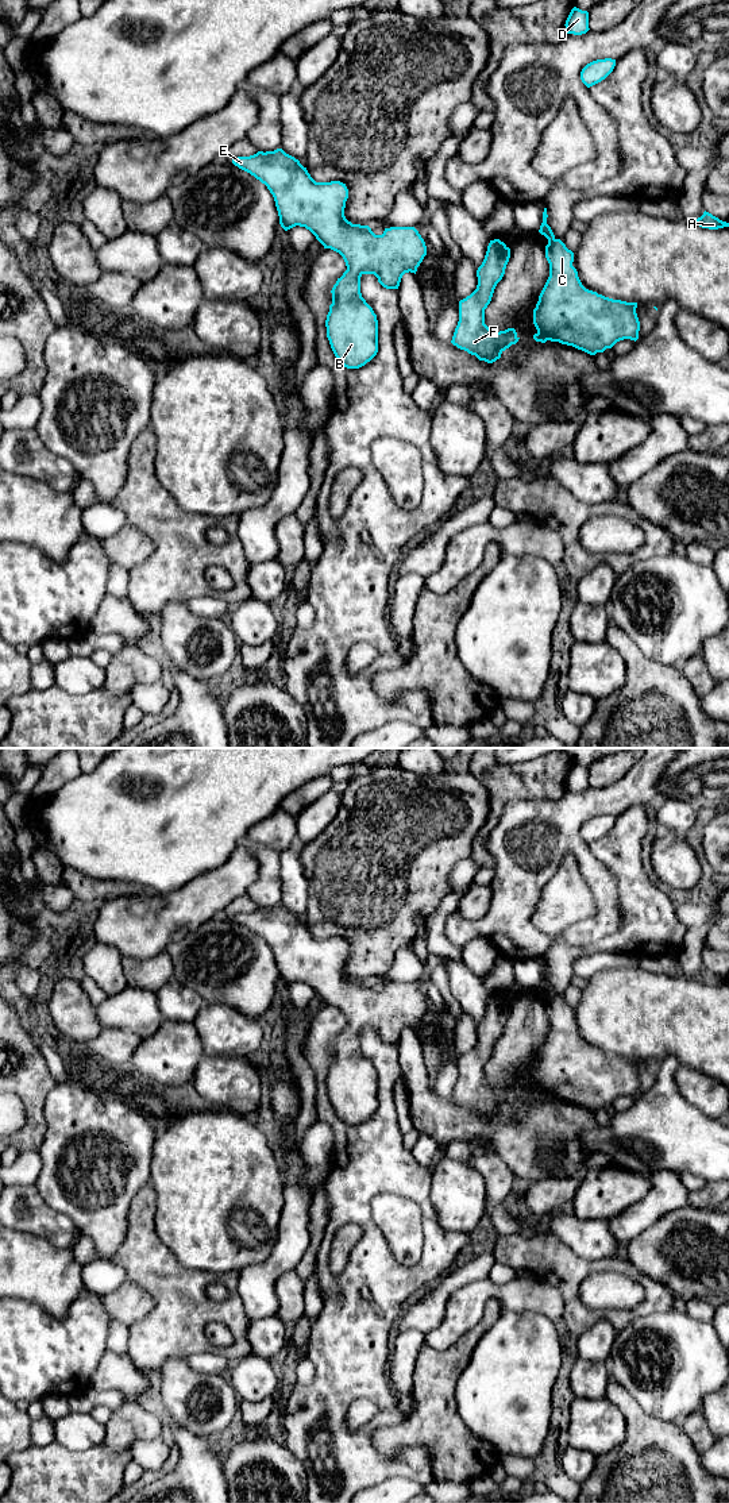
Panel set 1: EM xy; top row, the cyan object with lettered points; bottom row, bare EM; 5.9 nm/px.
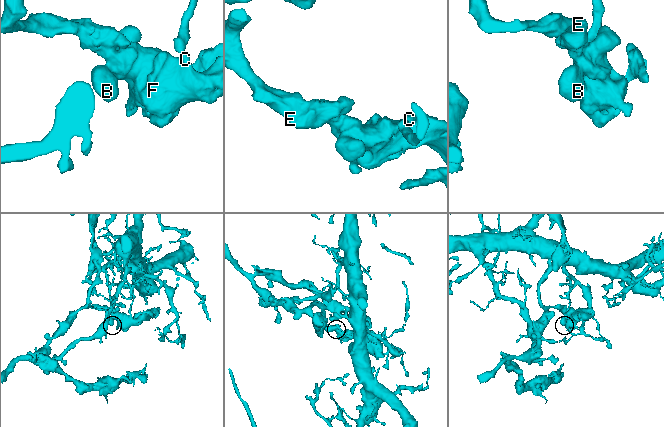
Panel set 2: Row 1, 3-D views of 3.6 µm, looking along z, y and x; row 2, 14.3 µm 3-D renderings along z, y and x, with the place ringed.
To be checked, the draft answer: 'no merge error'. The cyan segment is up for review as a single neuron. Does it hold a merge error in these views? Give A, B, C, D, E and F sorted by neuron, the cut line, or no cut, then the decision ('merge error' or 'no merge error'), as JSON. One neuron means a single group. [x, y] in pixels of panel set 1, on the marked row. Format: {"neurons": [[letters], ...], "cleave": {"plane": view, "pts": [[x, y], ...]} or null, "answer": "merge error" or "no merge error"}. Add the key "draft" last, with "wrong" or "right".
{"neurons": [["A", "B", "C", "E", "F"], ["D"]], "cleave": {"plane": "xy", "pts": [[554, 238], [548, 242]]}, "answer": "merge error", "draft": "wrong"}

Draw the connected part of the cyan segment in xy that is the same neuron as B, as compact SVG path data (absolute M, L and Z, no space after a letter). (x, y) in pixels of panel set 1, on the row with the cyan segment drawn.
M282 149L266 153L258 151L250 157L238 157L232 159L232 163L267 186L275 201L279 224L285 231L296 226L305 227L316 236L324 248L331 248L343 257L347 270L340 278L338 278L331 290L332 304L329 305L329 312L325 320L327 338L335 357L344 367L359 369L364 366L378 352L378 320L373 308L362 297L360 277L363 274L374 274L383 288L398 289L402 275L409 271L416 274L417 267L427 255L424 239L414 227L390 227L385 228L382 235L375 235L369 226L352 224L344 216L346 201L348 199L346 184L340 181L316 182L308 173L306 167L304 167L294 157L286 154Z

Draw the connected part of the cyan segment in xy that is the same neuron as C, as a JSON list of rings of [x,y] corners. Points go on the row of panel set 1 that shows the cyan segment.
[[[560,239],[545,246],[549,277],[533,309],[536,342],[559,342],[590,355],[624,339],[637,340],[637,302],[613,300],[586,289],[572,266],[574,253]]]

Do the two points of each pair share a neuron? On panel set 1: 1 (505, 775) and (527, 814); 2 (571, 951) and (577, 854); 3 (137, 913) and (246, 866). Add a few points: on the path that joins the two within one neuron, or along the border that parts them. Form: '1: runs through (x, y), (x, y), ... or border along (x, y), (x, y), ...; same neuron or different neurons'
1: border along (546, 798), (513, 798), (506, 804), (497, 823); different neurons
2: border along (548, 881), (556, 868), (570, 859), (591, 891); different neurons
3: runs through (164, 913), (177, 913), (219, 887); same neuron

